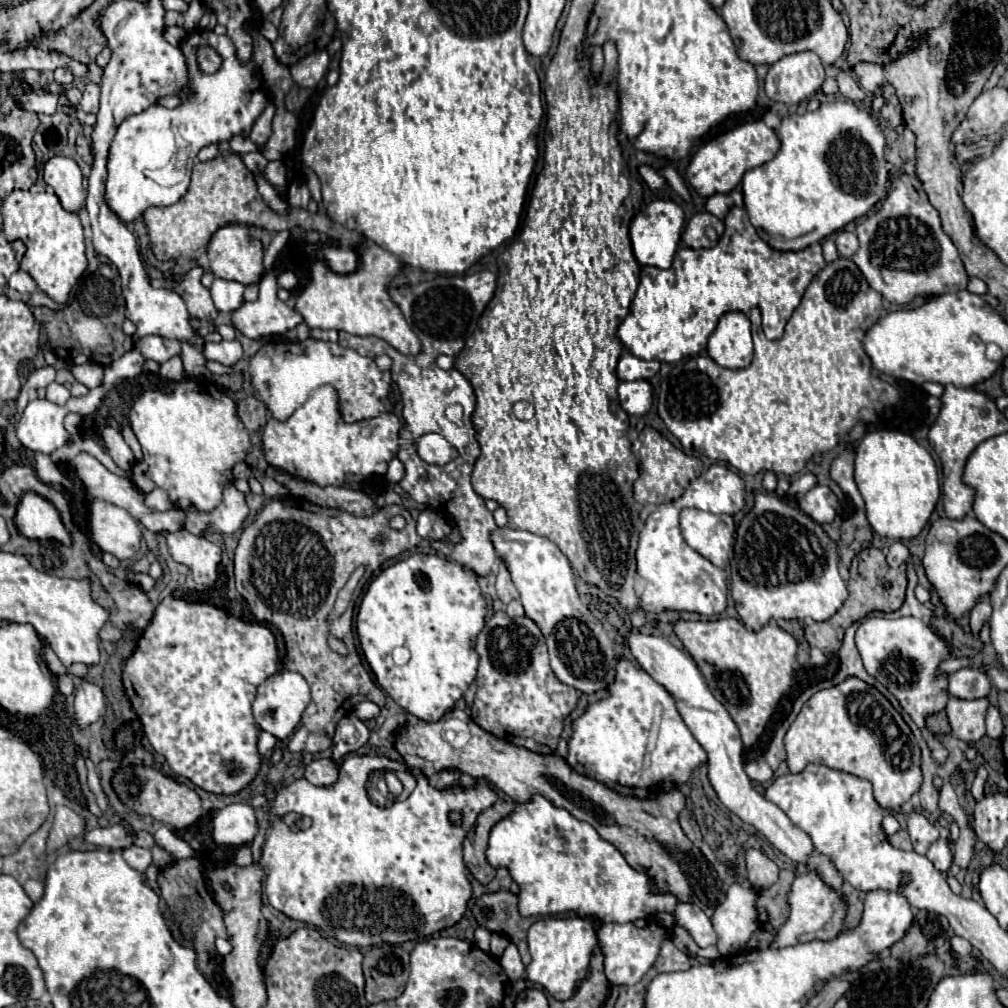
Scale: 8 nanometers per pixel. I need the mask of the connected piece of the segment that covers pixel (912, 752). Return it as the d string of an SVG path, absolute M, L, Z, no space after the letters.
M858 678L816 692L788 728L784 746L792 774L802 772L810 762L854 774L872 782L874 798L884 810L906 804L922 786L920 748L912 730L876 688Z

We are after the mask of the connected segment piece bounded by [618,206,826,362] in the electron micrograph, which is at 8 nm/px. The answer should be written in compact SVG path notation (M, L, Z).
M732 206L726 214L726 232L720 242L706 250L694 250L682 246L672 262L672 268L660 270L654 266L642 266L640 284L636 296L630 306L630 314L618 328L620 342L638 358L660 360L660 362L678 362L684 356L696 356L706 348L708 336L716 330L720 318L728 312L750 312L752 308L760 308L762 314L762 330L768 340L778 340L784 334L784 326L796 306L800 304L808 282L826 268L822 246L812 244L800 252L778 252L770 248L762 238L758 238L756 228L750 224L744 208Z

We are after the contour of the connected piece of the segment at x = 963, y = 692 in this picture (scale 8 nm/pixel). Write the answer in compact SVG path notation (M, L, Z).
M962 668L954 674L950 674L950 684L948 690L952 696L956 698L964 698L964 700L976 700L976 698L984 698L990 694L990 680L982 670L976 668Z

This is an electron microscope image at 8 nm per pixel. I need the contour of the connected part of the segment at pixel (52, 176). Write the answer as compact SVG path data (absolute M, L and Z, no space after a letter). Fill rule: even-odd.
M54 156L44 166L44 182L54 188L66 212L80 212L86 202L86 188L80 166L72 158Z

